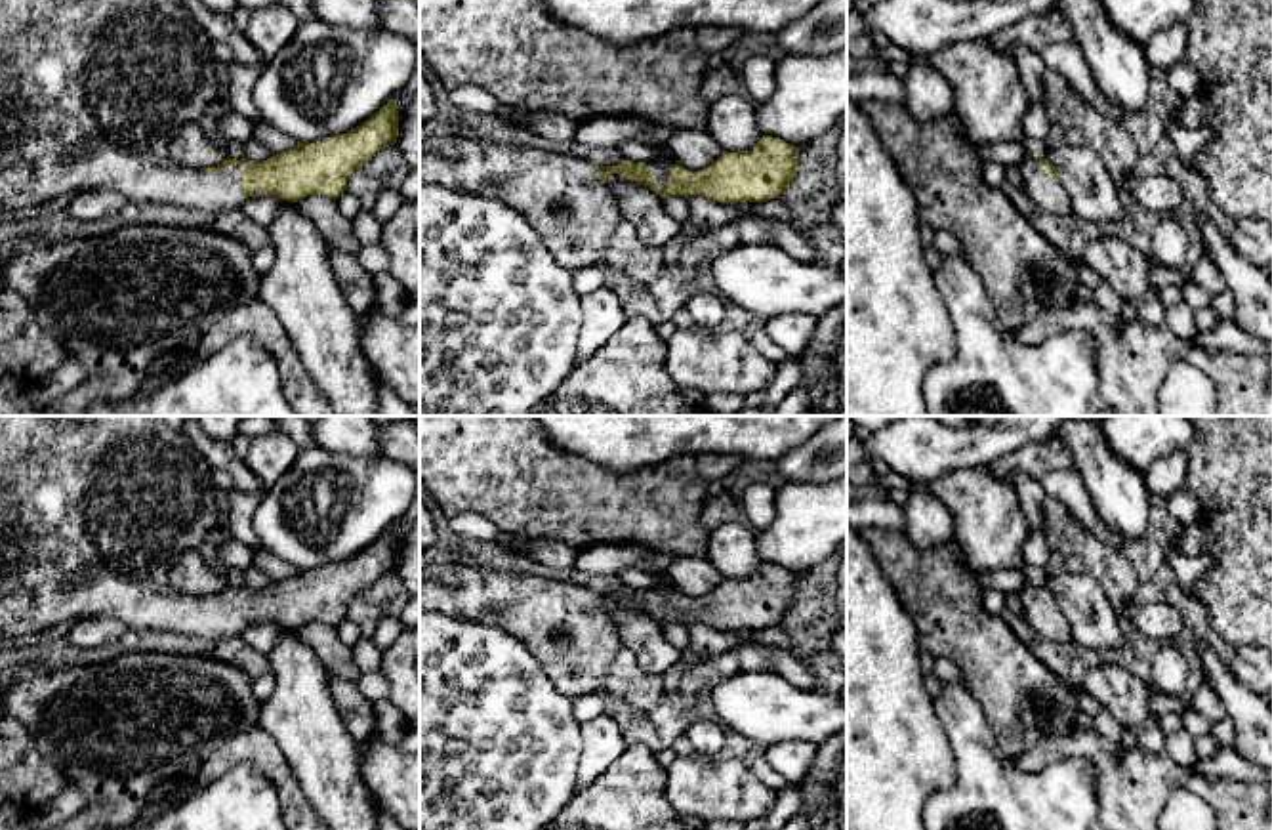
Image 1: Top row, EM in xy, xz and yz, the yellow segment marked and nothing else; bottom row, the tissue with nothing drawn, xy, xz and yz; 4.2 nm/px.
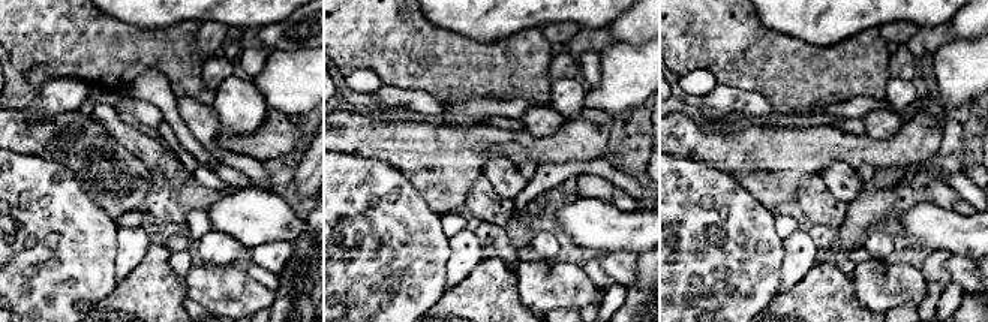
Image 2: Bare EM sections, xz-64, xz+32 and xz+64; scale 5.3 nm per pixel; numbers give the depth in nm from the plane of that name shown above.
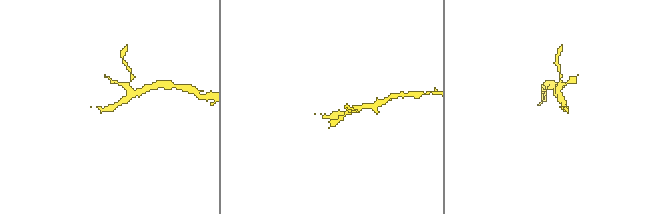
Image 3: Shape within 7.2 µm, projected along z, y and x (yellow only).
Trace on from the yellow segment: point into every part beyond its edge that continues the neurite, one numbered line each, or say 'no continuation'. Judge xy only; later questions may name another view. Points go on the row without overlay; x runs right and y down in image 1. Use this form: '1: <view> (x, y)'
1: xy (102, 508)

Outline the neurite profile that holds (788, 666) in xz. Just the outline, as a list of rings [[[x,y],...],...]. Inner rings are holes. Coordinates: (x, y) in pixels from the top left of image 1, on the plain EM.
[[[759,645],[767,651],[776,666],[776,672],[790,681],[791,685],[812,691],[816,674],[801,660],[797,660],[791,653],[786,653],[776,647]]]

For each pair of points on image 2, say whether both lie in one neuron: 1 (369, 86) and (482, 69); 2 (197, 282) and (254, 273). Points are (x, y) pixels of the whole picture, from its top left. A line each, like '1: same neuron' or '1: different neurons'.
1: different neurons
2: different neurons

